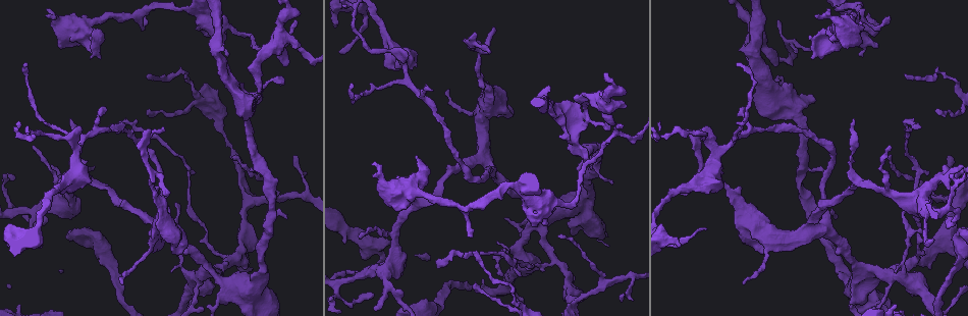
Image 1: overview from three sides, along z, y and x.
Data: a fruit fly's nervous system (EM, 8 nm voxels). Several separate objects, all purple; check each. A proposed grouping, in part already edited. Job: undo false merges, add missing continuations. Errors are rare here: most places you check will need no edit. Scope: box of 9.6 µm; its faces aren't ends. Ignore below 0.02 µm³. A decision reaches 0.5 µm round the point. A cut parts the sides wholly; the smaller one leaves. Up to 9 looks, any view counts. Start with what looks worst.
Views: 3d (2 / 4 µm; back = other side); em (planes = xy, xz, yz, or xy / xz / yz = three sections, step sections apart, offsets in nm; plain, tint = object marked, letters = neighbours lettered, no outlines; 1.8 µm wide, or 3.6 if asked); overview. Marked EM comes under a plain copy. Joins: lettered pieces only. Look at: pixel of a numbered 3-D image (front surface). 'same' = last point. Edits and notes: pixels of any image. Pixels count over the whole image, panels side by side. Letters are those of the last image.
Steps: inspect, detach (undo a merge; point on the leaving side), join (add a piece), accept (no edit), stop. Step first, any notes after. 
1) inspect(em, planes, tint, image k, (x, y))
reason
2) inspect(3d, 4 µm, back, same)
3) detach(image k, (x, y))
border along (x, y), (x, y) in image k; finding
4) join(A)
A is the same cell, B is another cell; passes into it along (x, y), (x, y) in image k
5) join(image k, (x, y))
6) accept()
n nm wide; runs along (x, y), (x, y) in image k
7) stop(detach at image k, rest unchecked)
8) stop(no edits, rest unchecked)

inspect(em, planes, tint, image 1, (922, 192))
thick turns thin

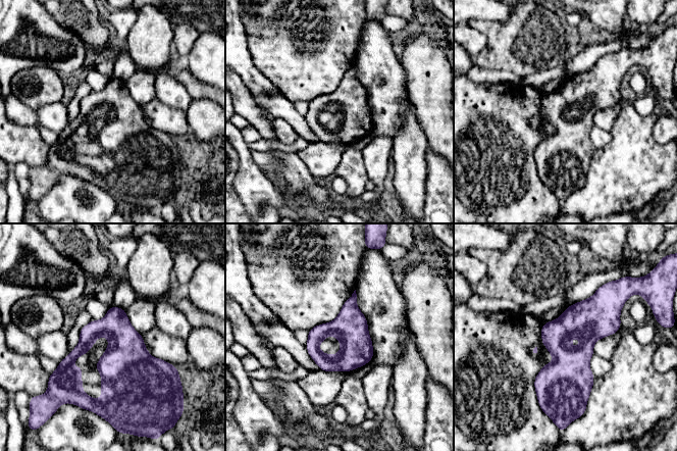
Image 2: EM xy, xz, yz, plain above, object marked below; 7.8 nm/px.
inspect(em, planes, letters, same)

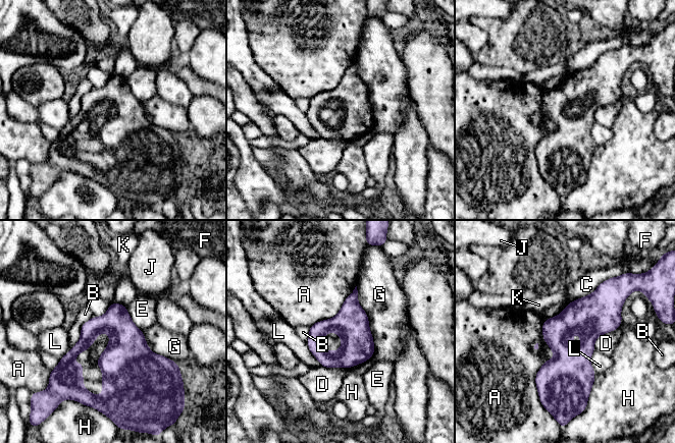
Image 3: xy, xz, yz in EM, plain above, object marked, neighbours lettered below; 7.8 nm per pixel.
accept()
A, B, C, D, E, F, G, H, J, K and L are other cells; runs along (604, 284), (604, 306), (564, 395) in image 3; continuous, no second neuron

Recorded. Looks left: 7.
inspect(em, yz, step 4, letters, image 1, (895, 306))
thick end

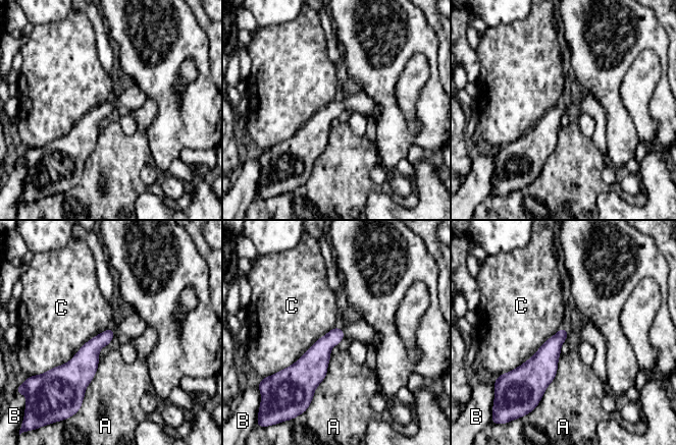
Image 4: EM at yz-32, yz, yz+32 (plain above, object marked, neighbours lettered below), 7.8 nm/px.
inspect(em, planes, letters, same)
cut it another way

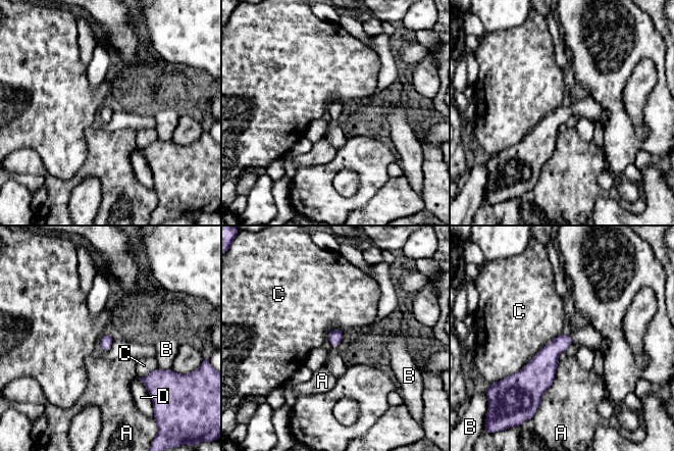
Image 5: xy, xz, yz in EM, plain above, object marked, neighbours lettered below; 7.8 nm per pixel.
accept()
A, B, C and D are other cells; border along (562, 332), (521, 368), (504, 378) in image 5; none of them fits

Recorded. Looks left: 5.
inspect(3d, 4 µm, image 1, (207, 21))
abrupt turn

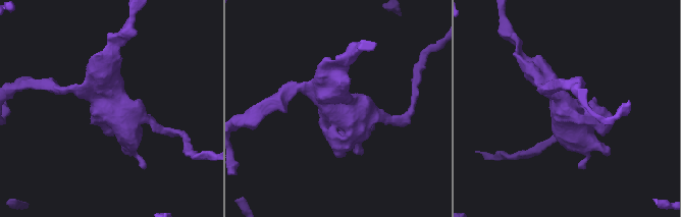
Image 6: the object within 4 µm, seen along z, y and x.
inspect(em, 3.6 µm, planes, tint, image 6, (568, 112))

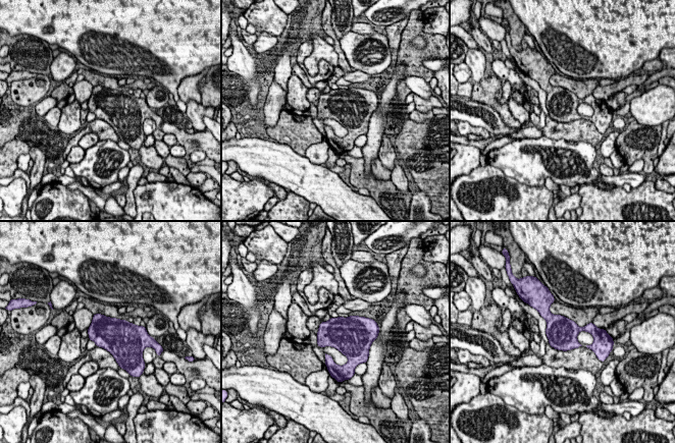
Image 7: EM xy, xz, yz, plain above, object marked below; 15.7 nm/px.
inspect(em, 3.6 µm, planes, letters, same)
what lies round it

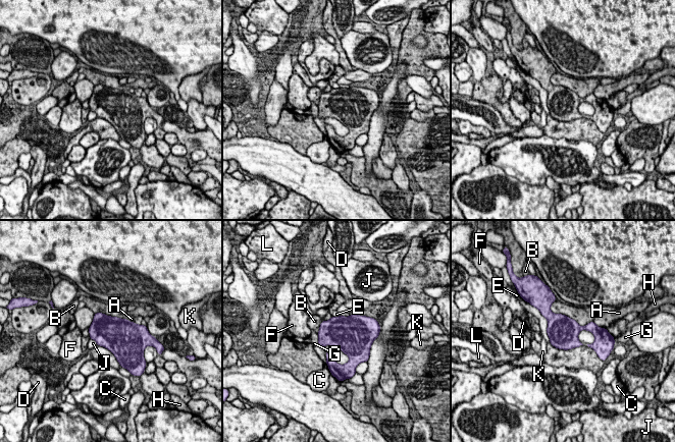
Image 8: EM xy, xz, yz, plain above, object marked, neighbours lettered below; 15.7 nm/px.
accept()
A, B, C, D, E, F, G, H, J, K and L are other cells; border along (90, 338), (97, 344) in image 8; continuous, no second neuron

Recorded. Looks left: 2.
inspect(em, 3.6 µm, planes, tint, image 1, (519, 250))
looks like a crossing

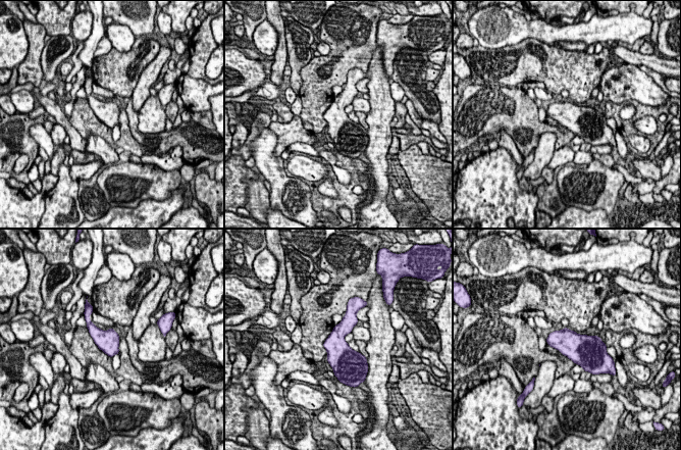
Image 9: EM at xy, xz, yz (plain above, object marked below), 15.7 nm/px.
inspect(em, 3.6 µm, planes, letters, same)
see the neighbours

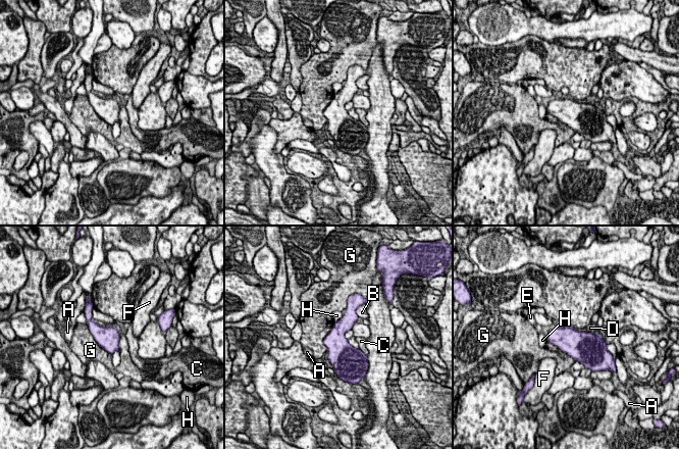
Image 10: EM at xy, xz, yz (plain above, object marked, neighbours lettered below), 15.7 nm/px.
accept()
A, B, C, D, E, F, G and H are other cells; border along (86, 323), (94, 340), (111, 355) in image 10; all the same neuron

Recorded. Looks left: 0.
stop(no edits, rest unchecked)

